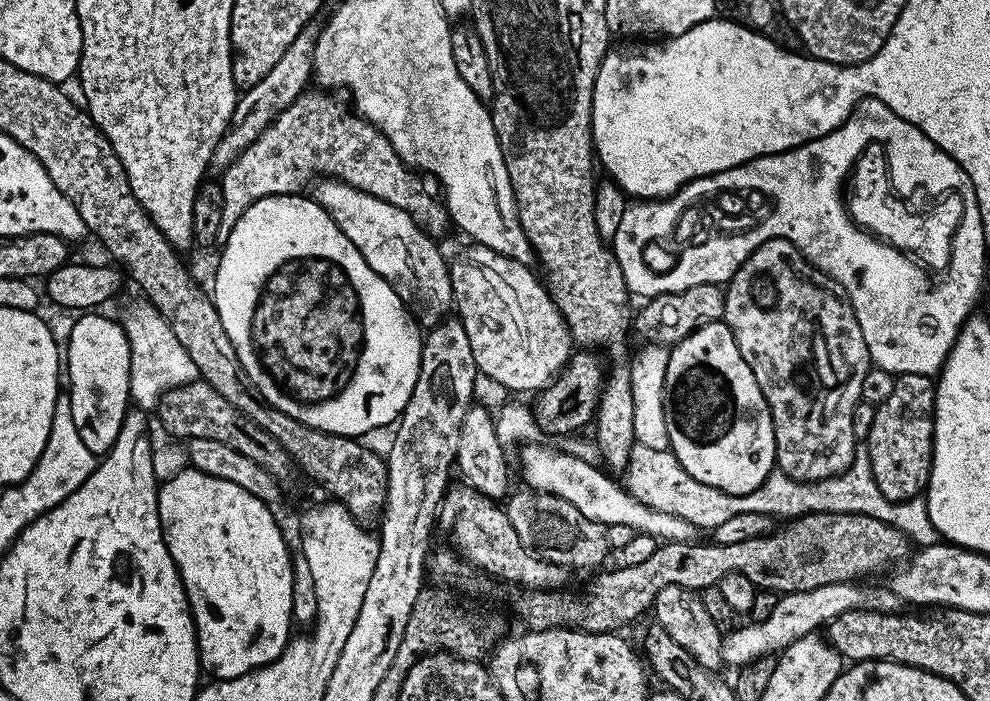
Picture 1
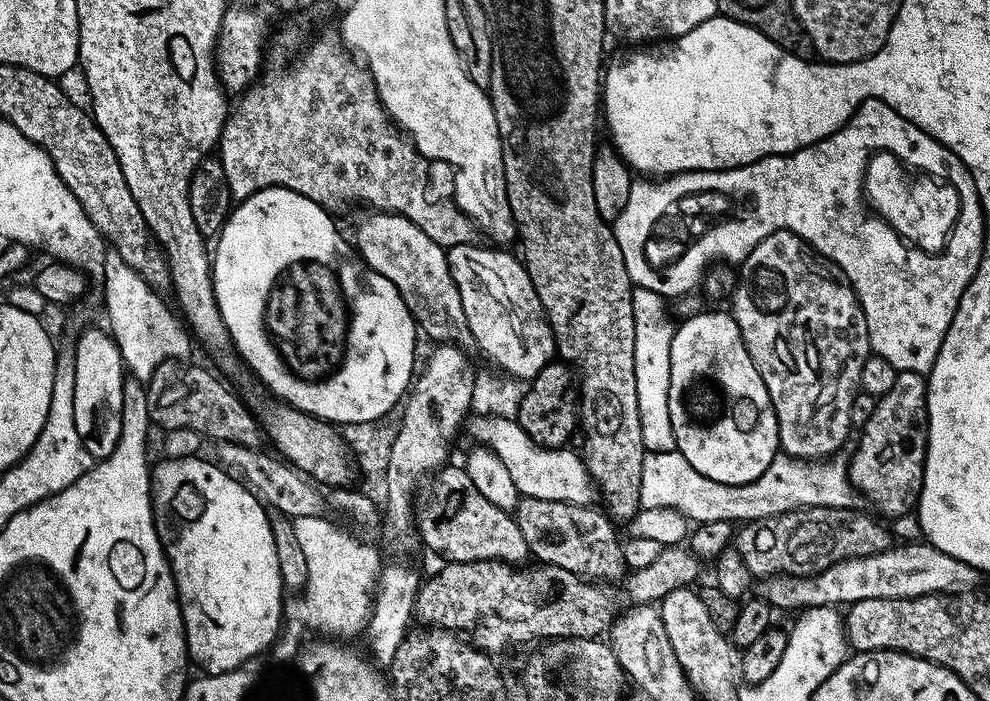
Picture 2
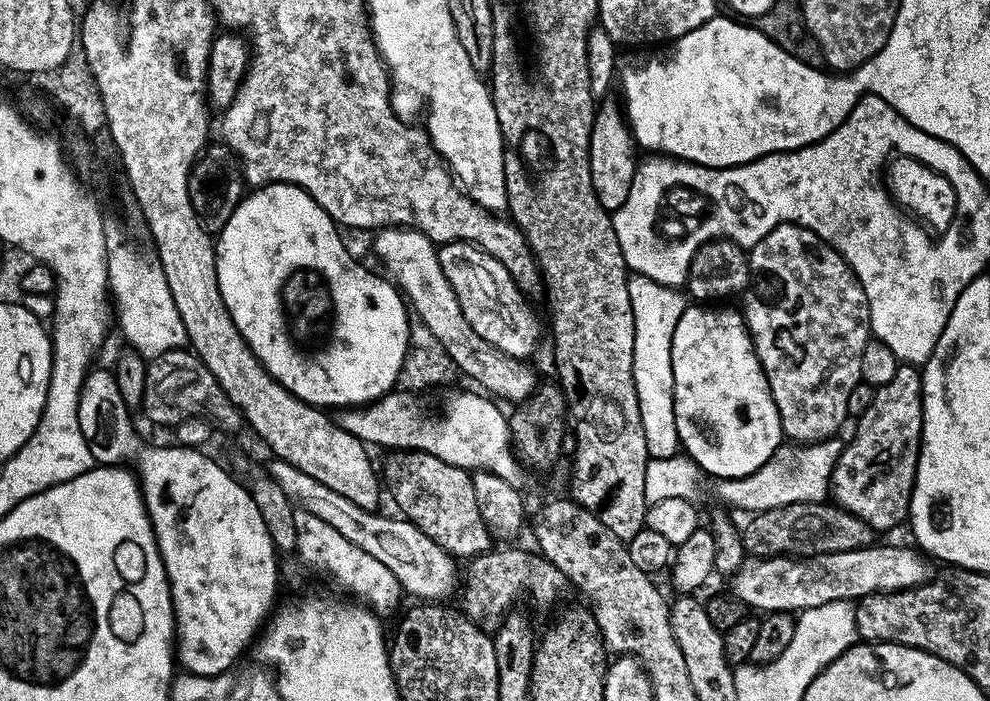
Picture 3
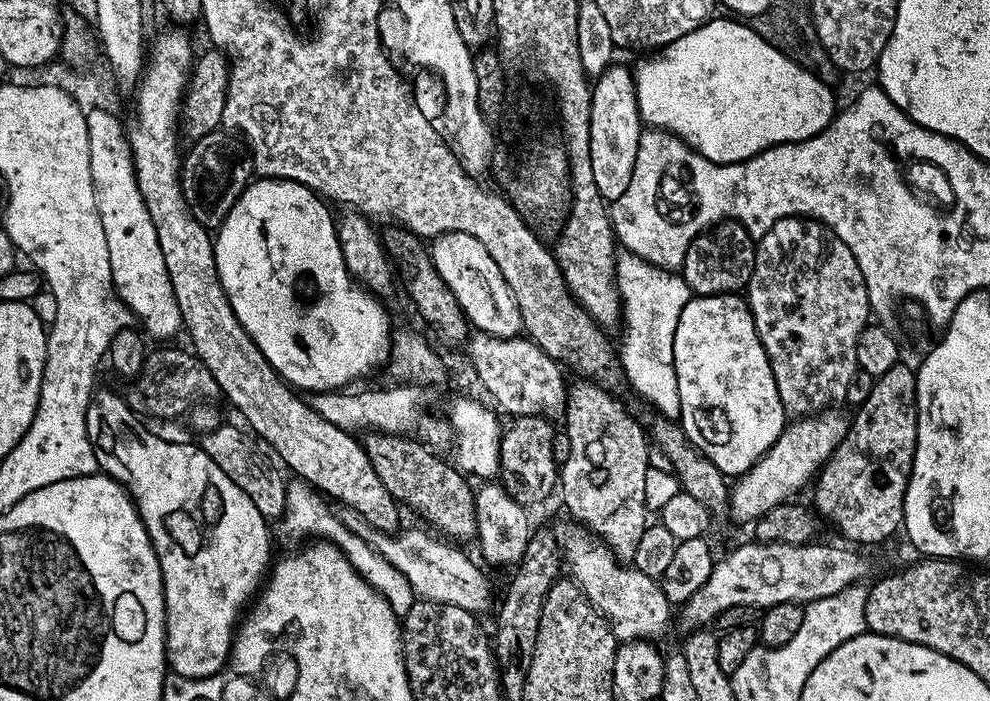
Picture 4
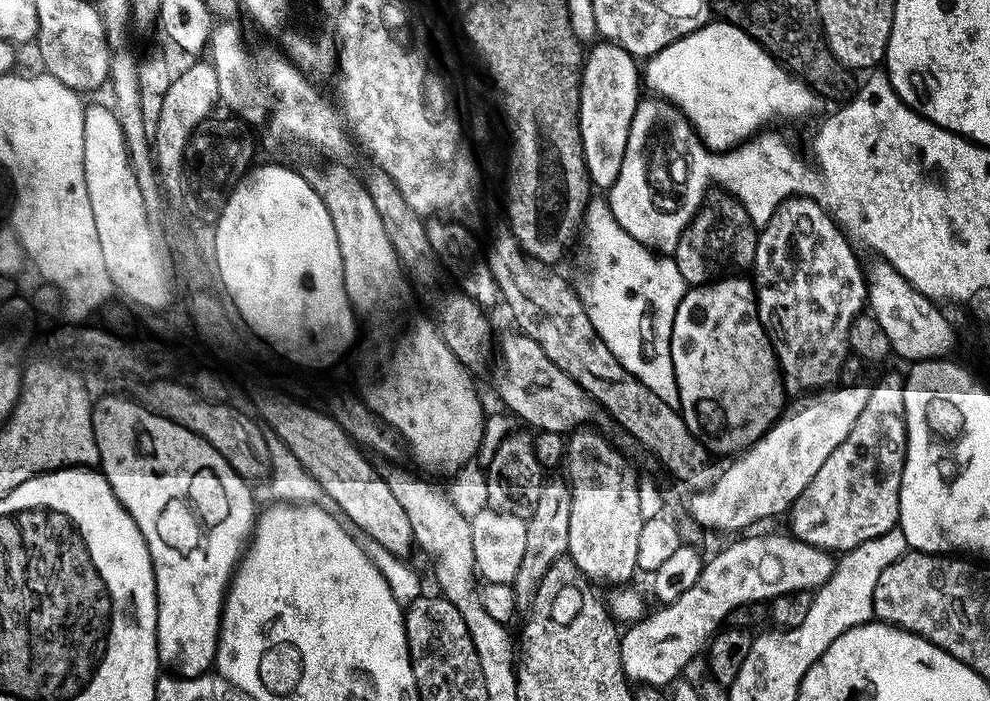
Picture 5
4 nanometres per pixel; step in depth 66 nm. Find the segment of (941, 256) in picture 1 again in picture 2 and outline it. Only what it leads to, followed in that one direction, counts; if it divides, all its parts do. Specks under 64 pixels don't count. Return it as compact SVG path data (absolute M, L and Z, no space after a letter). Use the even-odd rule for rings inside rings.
M873 152L872 157L868 159L868 165L864 171L864 199L868 207L877 216L882 217L912 247L933 254L939 254L948 247L948 238L956 225L956 219L960 217L960 195L954 185L941 182L927 172L909 168L892 152Z

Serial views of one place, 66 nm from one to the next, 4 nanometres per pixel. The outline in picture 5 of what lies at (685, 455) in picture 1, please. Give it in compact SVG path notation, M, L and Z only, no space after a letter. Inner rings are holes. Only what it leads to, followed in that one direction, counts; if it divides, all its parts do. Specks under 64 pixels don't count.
M733 274L710 284L689 287L674 314L672 361L680 395L678 411L688 429L712 454L740 454L751 448L768 431L786 404L780 366L776 363L768 331L762 326L758 314L756 289L751 279L744 279L748 278Z

